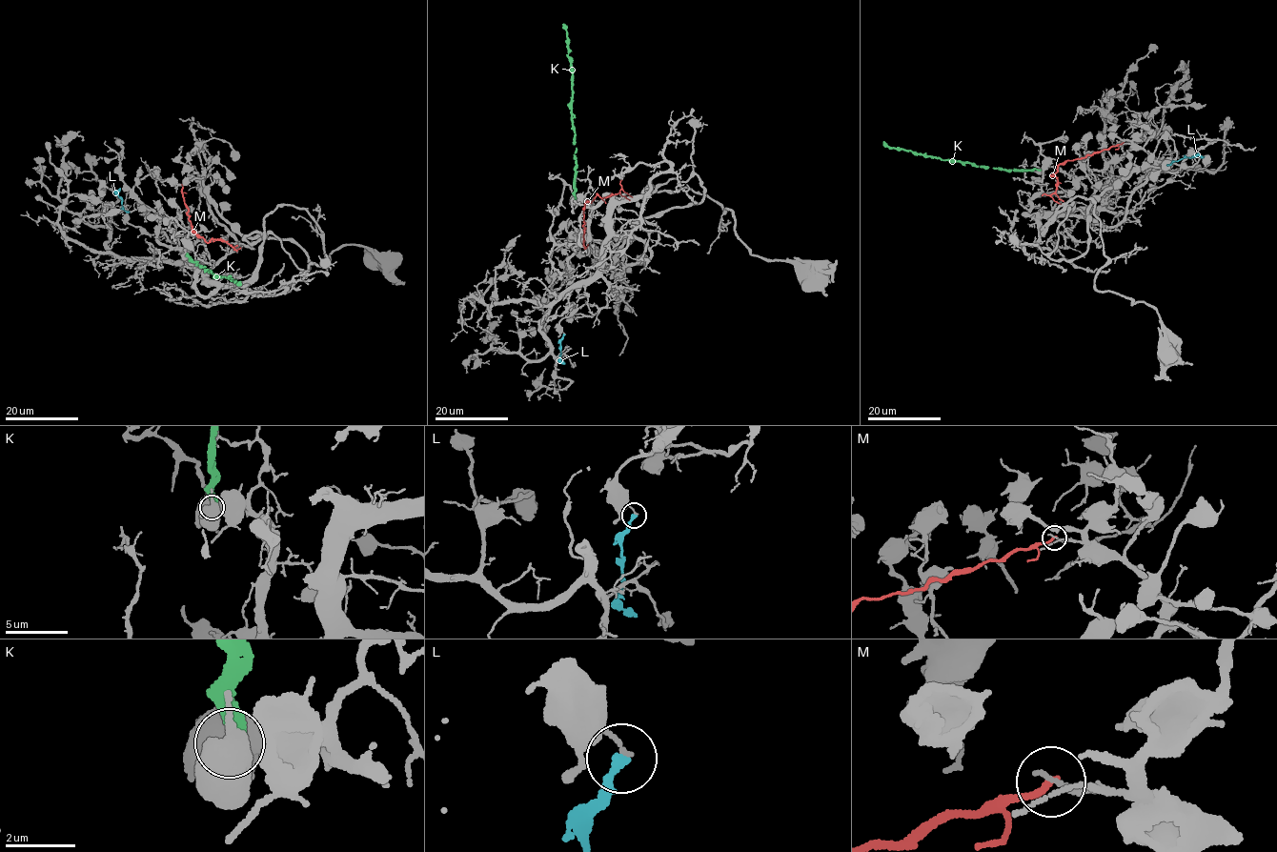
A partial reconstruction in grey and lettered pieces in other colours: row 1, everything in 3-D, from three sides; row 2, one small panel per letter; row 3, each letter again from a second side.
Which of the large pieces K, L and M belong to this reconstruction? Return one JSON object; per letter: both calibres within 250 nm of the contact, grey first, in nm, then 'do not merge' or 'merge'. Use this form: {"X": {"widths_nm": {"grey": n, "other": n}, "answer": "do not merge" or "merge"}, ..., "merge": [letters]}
{"K": {"widths_nm": {"grey": 420, "other": 440}, "answer": "do not merge"}, "L": {"widths_nm": {"grey": 110, "other": 300}, "answer": "do not merge"}, "M": {"widths_nm": {"grey": 170, "other": 200}, "answer": "do not merge"}, "merge": []}

